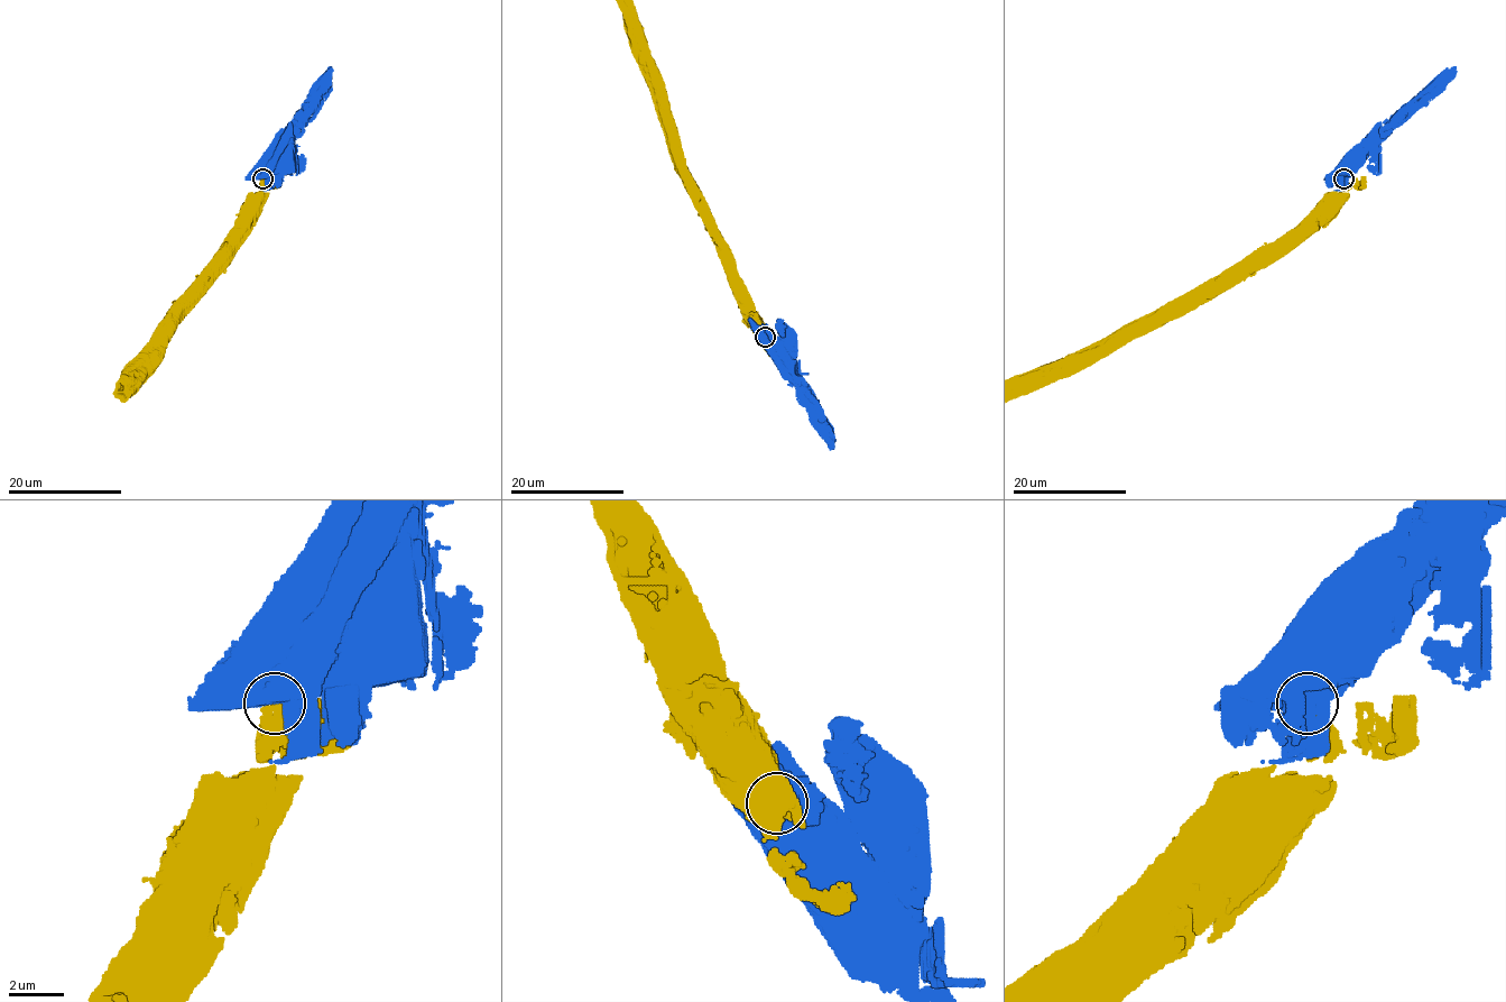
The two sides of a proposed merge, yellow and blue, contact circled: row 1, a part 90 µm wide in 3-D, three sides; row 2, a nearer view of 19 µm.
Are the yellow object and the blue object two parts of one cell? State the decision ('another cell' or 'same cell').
another cell

